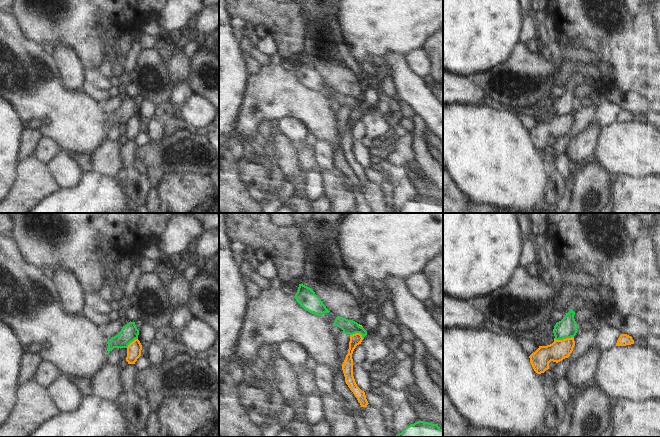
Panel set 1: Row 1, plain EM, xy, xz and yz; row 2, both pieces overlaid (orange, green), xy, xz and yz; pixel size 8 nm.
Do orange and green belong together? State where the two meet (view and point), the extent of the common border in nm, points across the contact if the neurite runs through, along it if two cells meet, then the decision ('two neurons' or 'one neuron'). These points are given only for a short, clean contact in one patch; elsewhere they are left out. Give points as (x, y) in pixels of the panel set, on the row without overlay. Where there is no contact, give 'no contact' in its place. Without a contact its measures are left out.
yz (563, 115) | 160 nm | along yz (573, 112), (554, 115) | two neurons

